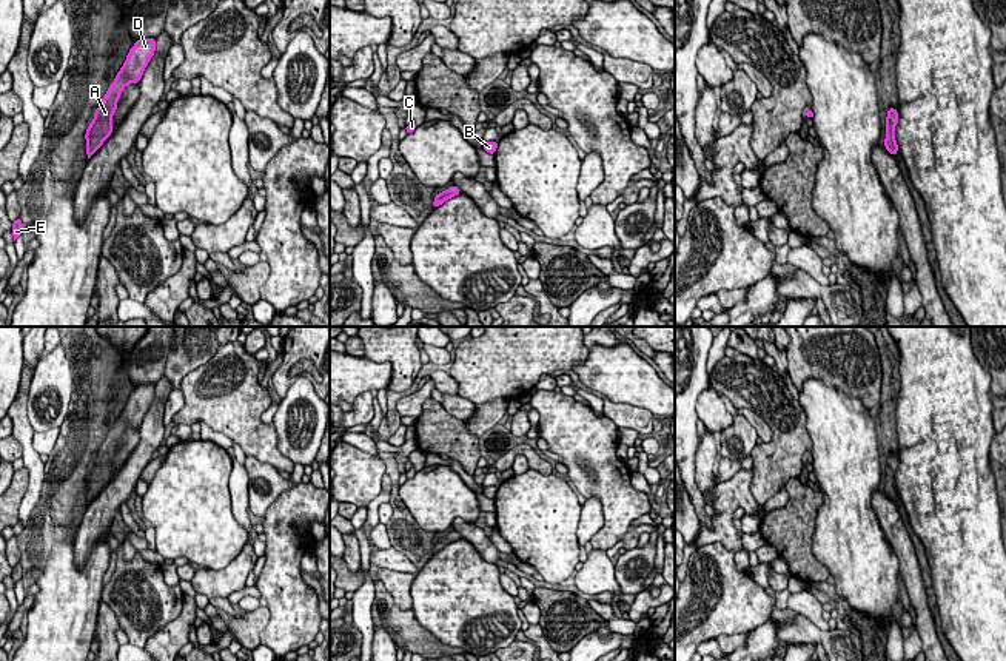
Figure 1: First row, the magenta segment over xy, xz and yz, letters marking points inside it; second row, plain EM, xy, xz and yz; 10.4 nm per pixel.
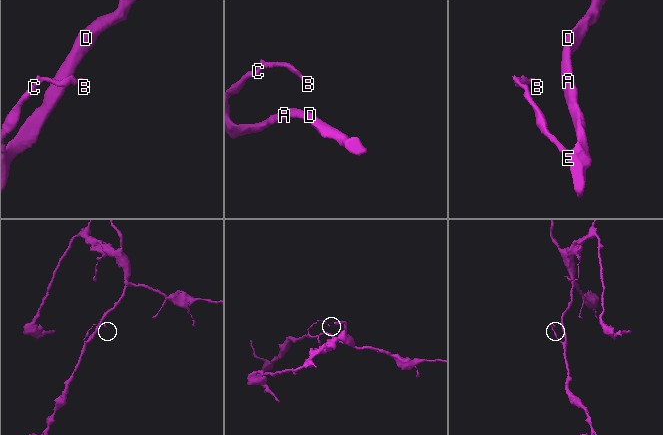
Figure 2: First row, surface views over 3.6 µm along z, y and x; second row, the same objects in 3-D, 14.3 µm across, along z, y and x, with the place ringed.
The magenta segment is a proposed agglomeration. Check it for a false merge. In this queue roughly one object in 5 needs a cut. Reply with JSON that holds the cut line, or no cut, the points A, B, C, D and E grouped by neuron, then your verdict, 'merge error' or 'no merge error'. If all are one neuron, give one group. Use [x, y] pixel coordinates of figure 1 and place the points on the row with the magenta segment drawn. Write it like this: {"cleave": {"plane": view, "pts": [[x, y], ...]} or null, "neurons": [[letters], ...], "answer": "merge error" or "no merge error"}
{"cleave": null, "neurons": [["A", "B", "C", "D", "E"]], "answer": "no merge error"}

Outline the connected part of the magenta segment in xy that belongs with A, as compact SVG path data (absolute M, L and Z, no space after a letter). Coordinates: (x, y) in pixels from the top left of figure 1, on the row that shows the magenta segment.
M156 39L136 40L129 49L126 60L117 72L114 82L109 85L99 108L94 112L94 119L86 129L85 139L88 159L103 145L112 134L112 116L117 109L117 102L122 91L129 83L139 83L156 51Z

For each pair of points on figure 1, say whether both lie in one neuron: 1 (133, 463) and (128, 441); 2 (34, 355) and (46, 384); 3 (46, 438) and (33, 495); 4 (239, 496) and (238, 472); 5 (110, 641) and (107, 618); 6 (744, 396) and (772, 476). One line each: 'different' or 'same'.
1: different
2: different
3: different
4: same
5: same
6: same

